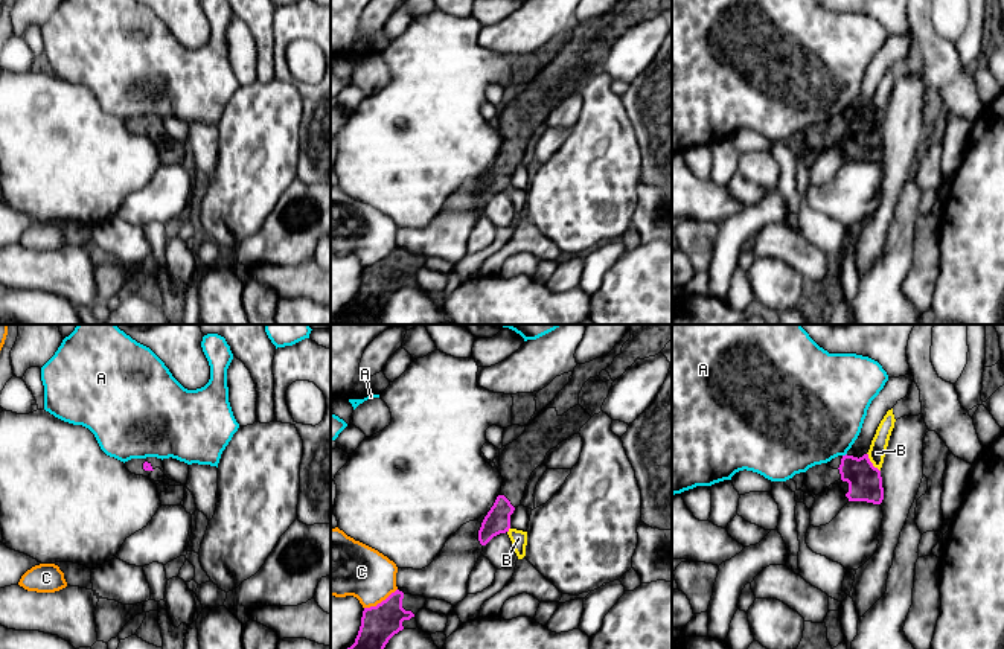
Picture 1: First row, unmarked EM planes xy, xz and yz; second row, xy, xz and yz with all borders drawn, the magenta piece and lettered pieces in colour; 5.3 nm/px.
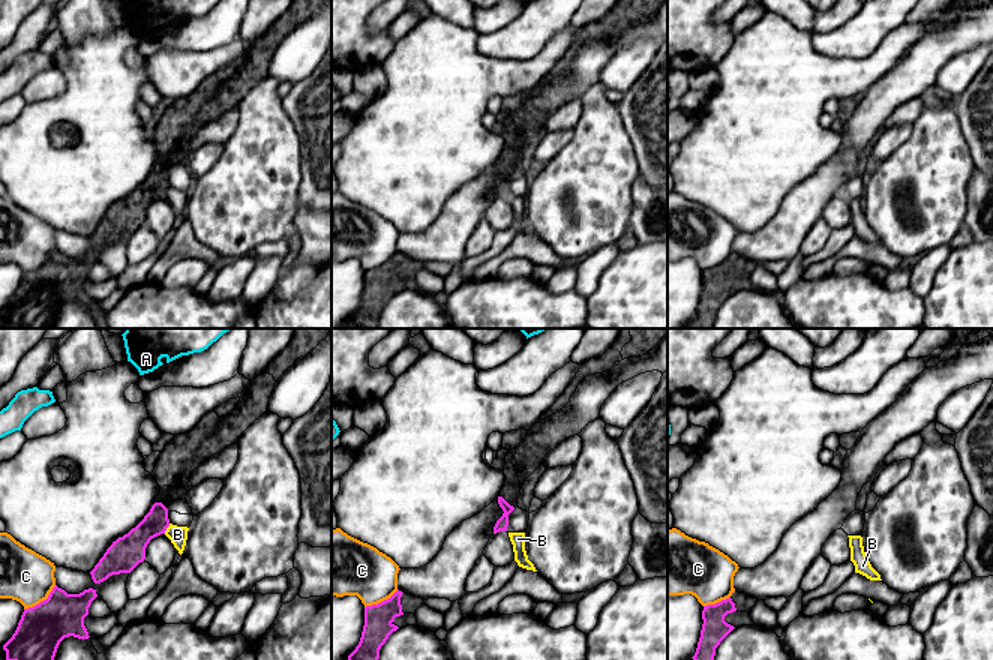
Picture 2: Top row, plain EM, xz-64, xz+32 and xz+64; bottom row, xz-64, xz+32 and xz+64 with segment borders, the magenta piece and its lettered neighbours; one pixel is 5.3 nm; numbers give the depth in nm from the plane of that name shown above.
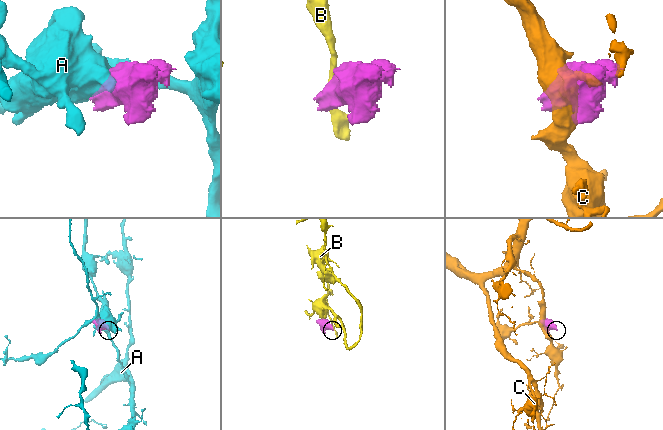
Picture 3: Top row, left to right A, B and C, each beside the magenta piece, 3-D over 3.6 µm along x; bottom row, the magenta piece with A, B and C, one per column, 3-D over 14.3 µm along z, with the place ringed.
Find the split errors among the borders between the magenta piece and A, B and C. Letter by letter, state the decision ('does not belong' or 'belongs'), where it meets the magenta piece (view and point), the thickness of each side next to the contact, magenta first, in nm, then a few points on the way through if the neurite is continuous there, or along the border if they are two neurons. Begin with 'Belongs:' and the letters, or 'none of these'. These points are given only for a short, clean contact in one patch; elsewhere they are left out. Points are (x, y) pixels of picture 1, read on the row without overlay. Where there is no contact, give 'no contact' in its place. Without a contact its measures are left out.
Belongs: none of these
A: does not belong; meets magenta in yz at (846, 113); 180 nm thick on the magenta side, 460 nm on the other
B: does not belong; meets magenta in yz at (870, 121); 180 nm thick on the magenta side, 90 nm on the other; border along yz (867, 111), (867, 116), (879, 130)
C: does not belong; meets magenta in xz at (381, 261); 190 nm thick on the magenta side, 300 nm on the other

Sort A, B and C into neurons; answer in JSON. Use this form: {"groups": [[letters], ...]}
{"groups": [["A"], ["B"], ["C"]]}

